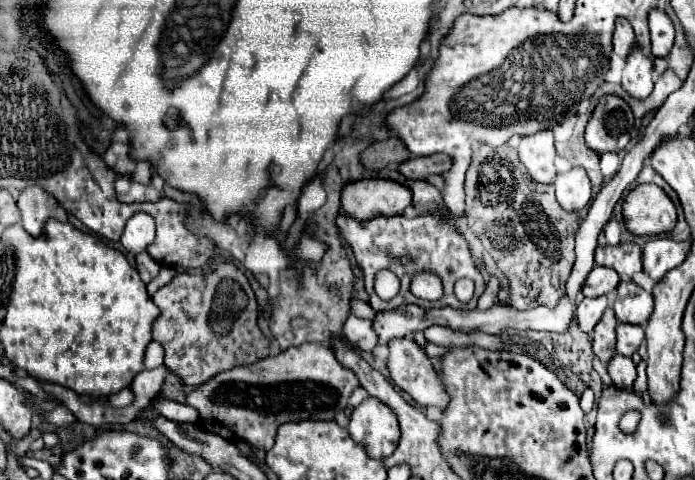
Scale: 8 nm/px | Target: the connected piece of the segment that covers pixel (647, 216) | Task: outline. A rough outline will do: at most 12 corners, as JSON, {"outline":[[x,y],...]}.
{"outline":[[656,184],[632,188],[624,222],[658,236],[676,226],[676,206]]}

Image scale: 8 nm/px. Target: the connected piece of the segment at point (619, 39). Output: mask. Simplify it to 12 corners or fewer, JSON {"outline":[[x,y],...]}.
{"outline":[[626,18],[616,20],[612,46],[622,58],[634,46],[634,30]]}

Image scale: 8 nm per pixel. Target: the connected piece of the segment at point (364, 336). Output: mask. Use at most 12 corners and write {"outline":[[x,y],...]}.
{"outline":[[348,316],[344,336],[362,352],[372,352],[372,320]]}

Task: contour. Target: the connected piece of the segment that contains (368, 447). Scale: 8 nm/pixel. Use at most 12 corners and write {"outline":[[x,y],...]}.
{"outline":[[376,398],[354,408],[348,430],[370,458],[396,450],[394,412]]}

